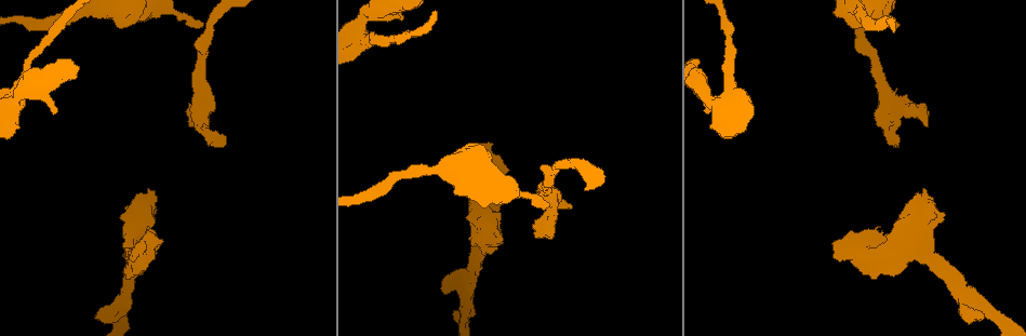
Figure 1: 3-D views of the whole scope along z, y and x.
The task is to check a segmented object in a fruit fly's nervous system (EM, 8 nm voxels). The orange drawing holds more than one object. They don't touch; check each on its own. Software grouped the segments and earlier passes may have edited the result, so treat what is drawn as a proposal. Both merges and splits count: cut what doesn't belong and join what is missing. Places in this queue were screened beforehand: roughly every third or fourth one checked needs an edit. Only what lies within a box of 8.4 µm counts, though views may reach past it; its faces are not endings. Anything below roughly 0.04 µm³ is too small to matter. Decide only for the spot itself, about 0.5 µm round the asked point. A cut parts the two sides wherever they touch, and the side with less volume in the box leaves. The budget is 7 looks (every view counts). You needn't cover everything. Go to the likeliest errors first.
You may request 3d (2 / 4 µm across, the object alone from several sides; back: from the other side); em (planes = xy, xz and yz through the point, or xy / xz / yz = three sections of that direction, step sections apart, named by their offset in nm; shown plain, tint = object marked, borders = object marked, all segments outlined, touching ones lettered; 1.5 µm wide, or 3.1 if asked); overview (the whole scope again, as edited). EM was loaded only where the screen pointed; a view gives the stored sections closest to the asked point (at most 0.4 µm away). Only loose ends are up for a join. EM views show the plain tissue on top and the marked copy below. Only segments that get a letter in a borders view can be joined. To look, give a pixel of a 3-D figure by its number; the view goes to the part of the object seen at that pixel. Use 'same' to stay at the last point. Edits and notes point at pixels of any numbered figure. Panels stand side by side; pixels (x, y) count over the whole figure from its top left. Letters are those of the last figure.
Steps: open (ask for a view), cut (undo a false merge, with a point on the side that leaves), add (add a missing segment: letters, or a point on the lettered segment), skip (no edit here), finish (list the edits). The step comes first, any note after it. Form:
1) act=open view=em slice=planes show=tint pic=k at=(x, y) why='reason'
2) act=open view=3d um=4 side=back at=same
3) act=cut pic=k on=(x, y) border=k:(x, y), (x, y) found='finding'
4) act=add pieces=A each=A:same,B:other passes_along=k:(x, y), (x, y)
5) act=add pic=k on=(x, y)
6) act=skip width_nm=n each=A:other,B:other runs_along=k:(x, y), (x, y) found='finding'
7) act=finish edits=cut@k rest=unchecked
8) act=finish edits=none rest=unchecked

act=open view=em slice=planes show=borders pic=1 at=(897, 26) why='free end'

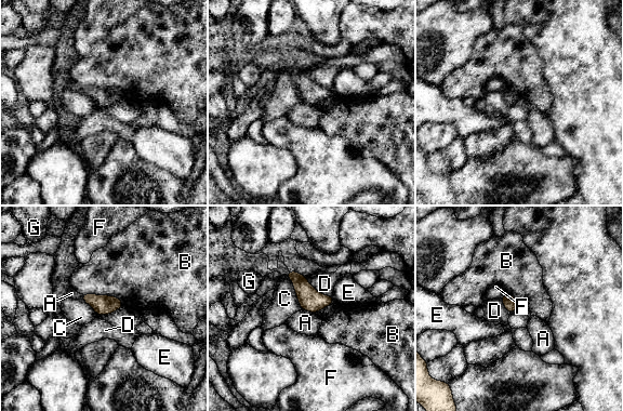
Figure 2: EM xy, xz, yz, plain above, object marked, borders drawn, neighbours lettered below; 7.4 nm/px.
act=skip width_nm=100 each=A:other,B:other,C:other,D:other,E:other,F:other,G:other border=2:(302, 308), (315, 314) found='none of them fits'

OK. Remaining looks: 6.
act=open view=em slice=xz step=8 show=tint pic=1 at=(833, 244) why='thick end'

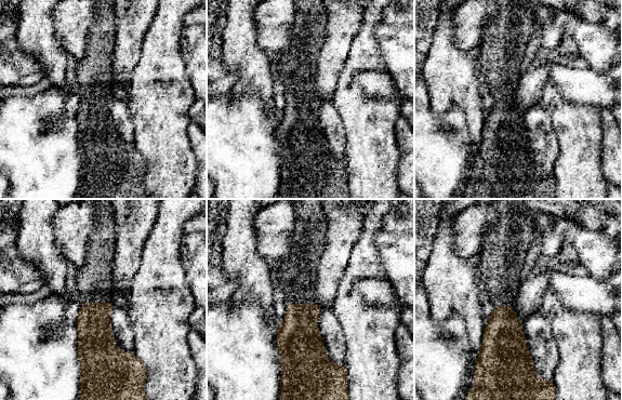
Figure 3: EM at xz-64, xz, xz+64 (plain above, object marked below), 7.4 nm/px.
act=open view=em slice=xz step=8 show=borders at=same

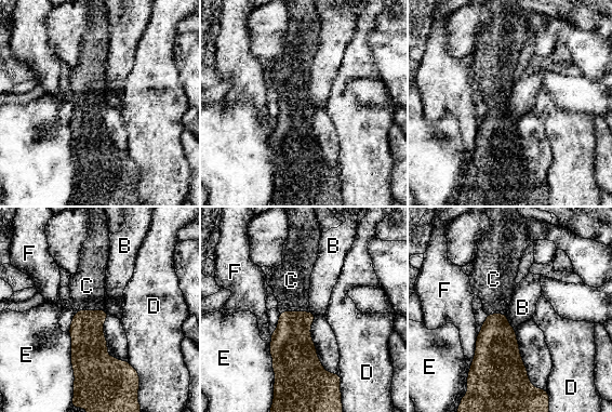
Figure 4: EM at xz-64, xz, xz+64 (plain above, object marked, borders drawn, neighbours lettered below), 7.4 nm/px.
act=add pieces=C each=B:other,C:same,D:other,E:other,F:other passes_along=4:(292, 345), (294, 311), (291, 280) found='it goes on there'

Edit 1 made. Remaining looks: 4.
act=open view=overview why='redraw'

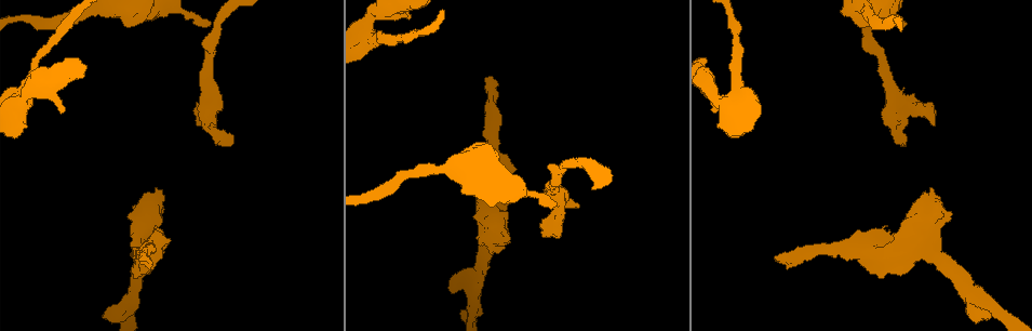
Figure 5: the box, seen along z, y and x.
act=open view=3d um=2 pic=5 at=(35, 63) why='sudden change in width'

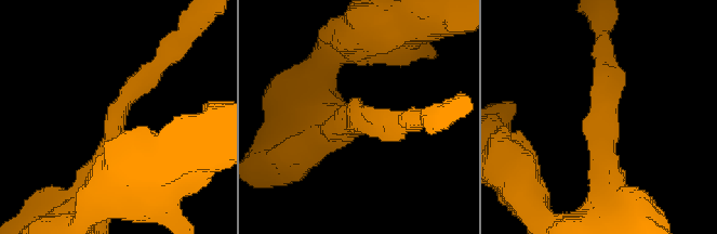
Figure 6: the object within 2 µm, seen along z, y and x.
act=open view=em slice=planes show=borders pic=6 at=(360, 118) why='shape alone is not enough'

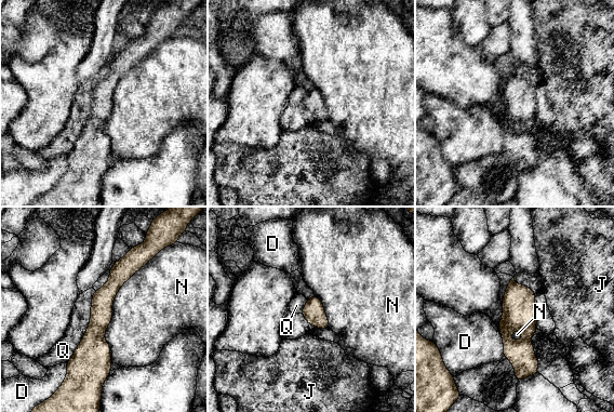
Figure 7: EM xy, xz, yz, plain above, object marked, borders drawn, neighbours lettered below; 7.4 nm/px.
act=skip longest_contact=N:800nm each=D:other,J:other,N:other,Q:other border=7:(146, 263), (115, 296), (111, 362) found='all the same cell'

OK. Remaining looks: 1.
act=finish edits=add@4 rest=unchecked

